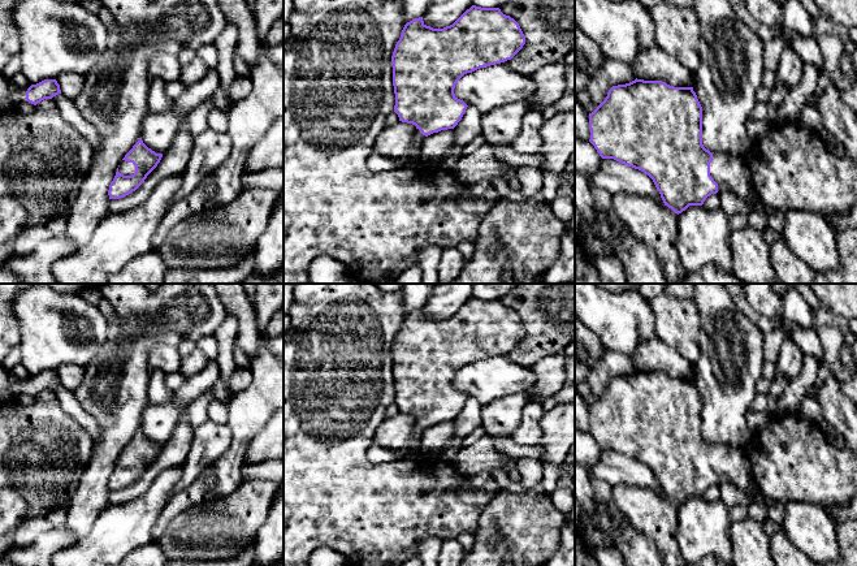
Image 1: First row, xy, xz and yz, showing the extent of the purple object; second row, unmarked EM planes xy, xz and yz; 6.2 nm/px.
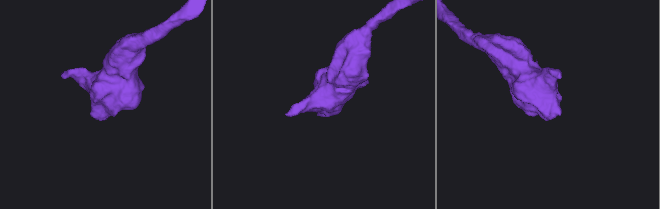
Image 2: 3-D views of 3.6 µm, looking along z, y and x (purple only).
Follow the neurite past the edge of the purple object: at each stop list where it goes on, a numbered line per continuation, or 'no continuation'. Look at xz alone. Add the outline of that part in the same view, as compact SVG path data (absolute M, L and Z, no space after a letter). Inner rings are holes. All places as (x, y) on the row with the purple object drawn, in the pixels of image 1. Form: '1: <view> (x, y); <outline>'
1: xz (416, 148); M416 129L415 143L410 151L412 156L417 156L417 157L420 156L421 142L424 141L424 138L425 138L425 135L423 135L419 129Z

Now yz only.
1: yz (731, 172); M713 154L710 176L718 183L718 194L730 190L744 202L753 200L756 196L750 169L739 155Z

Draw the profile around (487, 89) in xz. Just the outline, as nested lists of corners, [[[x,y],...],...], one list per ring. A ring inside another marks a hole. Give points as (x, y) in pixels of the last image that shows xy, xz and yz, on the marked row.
[[[501,62],[464,74],[454,94],[484,116],[507,104],[524,103],[536,88],[533,75],[523,75]]]

